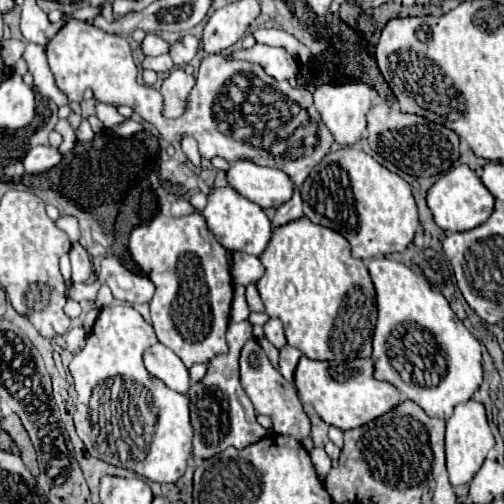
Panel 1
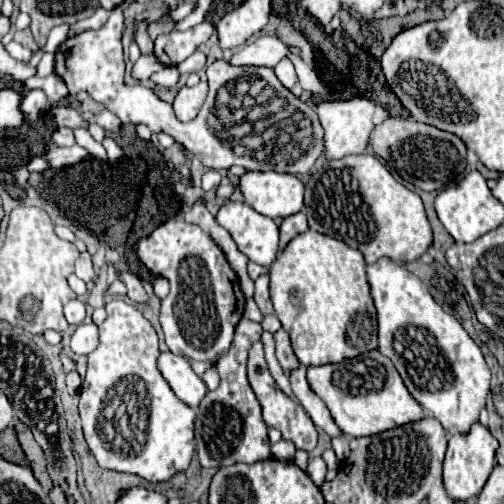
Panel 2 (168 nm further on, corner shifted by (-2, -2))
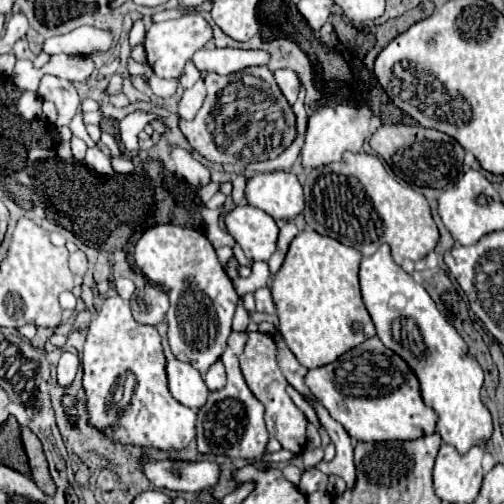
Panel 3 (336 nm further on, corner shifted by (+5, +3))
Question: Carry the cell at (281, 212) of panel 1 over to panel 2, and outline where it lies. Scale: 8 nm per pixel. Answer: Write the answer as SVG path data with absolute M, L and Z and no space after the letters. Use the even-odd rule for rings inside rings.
M297 212L297 214L293 214L293 216L283 218L279 228L281 228L281 242L279 242L279 250L283 252L291 238L295 238L299 232L307 232L307 218L305 218L305 212Z

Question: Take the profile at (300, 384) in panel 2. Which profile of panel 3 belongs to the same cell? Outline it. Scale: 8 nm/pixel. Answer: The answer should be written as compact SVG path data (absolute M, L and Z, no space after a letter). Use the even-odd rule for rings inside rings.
M308 398L305 399L315 410L320 423L322 423L322 427L328 432L336 449L336 459L332 459L330 463L322 461L315 468L324 471L326 475L338 475L342 477L346 482L346 487L351 489L352 485L355 484L356 474L353 457L354 448L350 435L346 433L346 429L338 421L334 421L330 417L328 411L319 402L311 401Z

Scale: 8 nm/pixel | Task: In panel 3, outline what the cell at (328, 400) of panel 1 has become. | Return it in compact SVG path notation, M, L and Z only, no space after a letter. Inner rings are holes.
M378 337L366 339L334 363L310 369L306 385L356 441L418 439L436 429L436 413L424 405L414 373Z

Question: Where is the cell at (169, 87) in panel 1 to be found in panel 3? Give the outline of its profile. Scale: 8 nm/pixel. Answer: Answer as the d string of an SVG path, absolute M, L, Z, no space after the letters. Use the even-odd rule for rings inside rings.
M198 79L194 87L182 91L182 97L178 101L178 115L182 119L192 119L196 111L202 107L204 97L206 97L206 87L204 87L204 81Z

